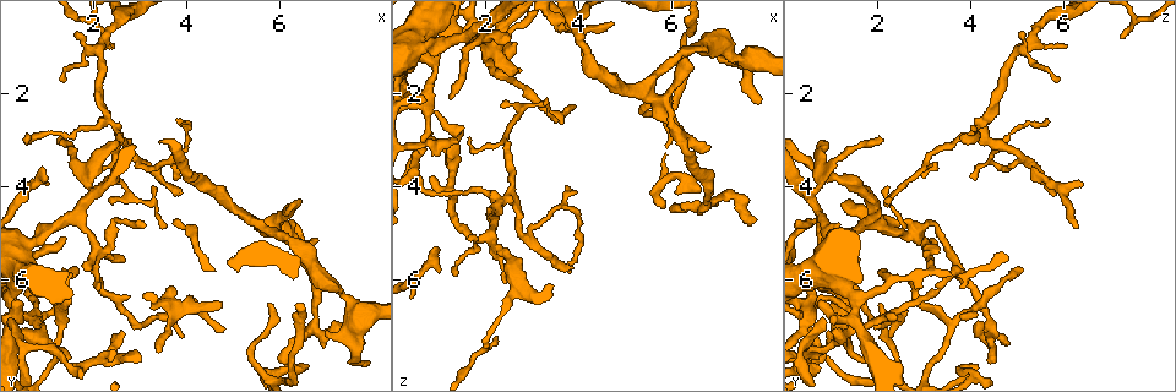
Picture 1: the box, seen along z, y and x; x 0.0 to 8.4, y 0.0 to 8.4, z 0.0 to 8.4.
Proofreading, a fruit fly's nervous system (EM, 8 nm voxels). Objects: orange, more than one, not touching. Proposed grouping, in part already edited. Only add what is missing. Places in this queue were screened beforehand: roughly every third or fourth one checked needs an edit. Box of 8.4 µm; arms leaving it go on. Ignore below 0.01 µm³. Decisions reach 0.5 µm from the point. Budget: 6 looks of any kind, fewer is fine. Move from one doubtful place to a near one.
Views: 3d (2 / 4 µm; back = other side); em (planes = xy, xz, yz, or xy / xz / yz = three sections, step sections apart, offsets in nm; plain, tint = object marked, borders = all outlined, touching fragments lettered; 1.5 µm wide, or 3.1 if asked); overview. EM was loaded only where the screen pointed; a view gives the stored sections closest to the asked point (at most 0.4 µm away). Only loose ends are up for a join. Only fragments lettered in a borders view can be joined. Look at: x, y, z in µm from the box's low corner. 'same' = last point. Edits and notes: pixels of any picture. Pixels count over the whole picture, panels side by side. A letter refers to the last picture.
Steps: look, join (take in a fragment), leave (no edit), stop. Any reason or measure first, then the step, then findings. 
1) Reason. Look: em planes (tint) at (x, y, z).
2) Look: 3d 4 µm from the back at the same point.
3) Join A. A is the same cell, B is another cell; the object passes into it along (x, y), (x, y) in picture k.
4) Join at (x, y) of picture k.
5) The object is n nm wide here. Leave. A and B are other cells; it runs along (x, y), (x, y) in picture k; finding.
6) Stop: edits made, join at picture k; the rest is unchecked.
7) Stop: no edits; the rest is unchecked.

Tapers out. Look: em planes (tint) at (7.85, 7.40, 4.70).

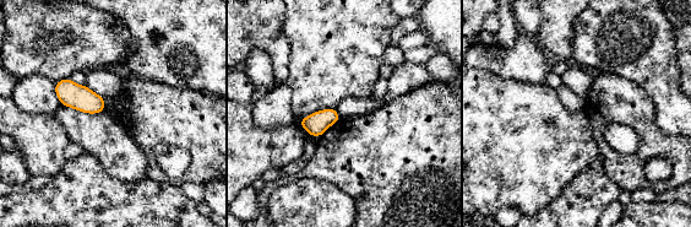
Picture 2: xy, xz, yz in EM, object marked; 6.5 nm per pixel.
Look: em planes (borders) at the same point.

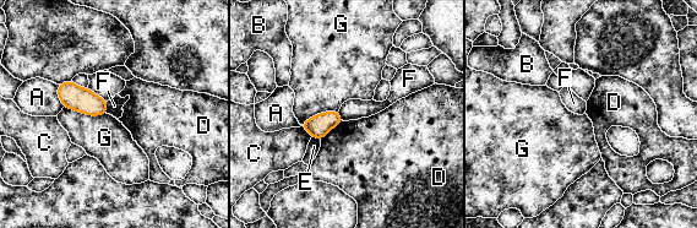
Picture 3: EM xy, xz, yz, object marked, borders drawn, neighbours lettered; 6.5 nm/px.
Leave. A, B, C, D, E, F and G are other cells; a border runs along (105, 102), (107, 113) in picture 3; none of them fits.

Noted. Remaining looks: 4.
An open end. Look: em xz step 4 (borders) at (6.05, 7.75, 4.45).

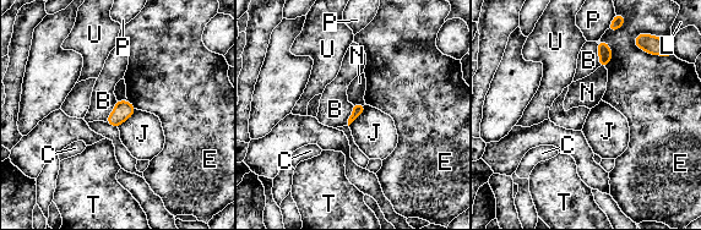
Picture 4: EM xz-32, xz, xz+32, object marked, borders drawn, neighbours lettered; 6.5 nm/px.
Another direction. Look: em planes (borders) at the same point.

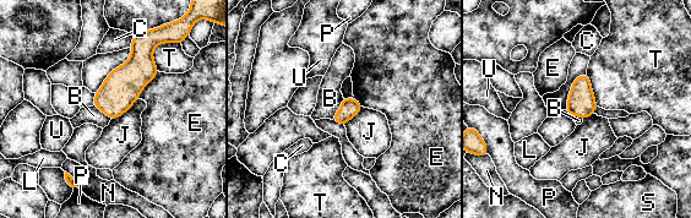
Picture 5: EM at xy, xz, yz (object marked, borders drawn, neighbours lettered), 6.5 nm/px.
The longest contact is with E, 240 nm. Leave. B, C, E, J, L, N, P, S, T and U are other cells; a border runs along (343, 98), (338, 110), (331, 119) in picture 5; none of them fits.

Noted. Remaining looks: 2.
Stop: no edits; the rest is unchecked.

